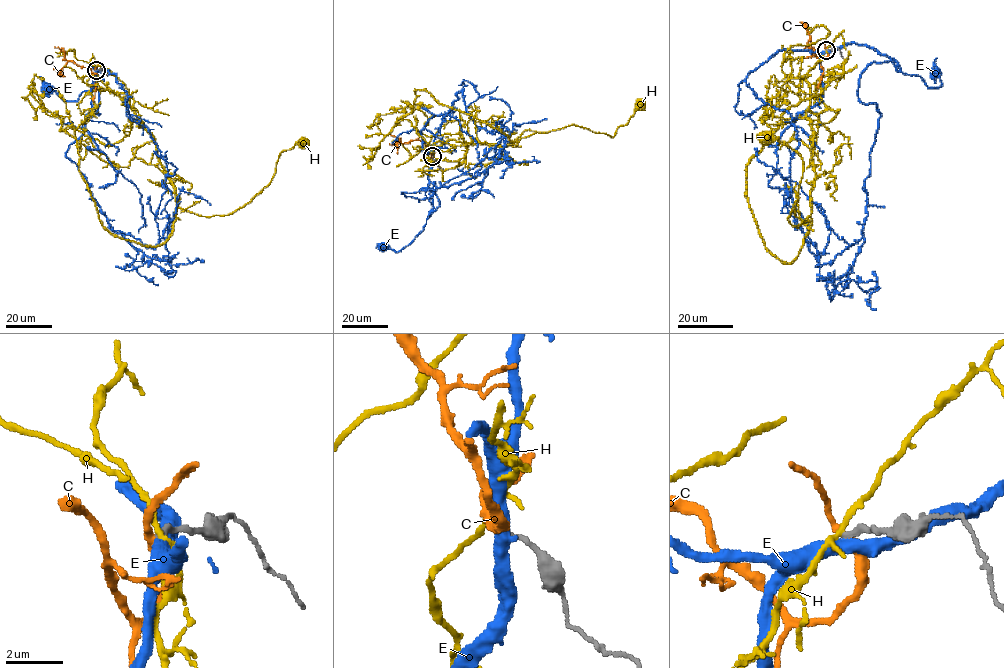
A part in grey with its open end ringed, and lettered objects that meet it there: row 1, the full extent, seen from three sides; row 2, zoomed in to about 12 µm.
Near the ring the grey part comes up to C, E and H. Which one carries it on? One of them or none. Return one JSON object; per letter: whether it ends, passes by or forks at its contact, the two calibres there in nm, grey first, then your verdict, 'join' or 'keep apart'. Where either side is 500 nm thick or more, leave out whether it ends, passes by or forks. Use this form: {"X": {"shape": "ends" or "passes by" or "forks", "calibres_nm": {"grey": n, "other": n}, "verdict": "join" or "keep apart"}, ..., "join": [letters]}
{"C": {"shape": "passes by", "calibres_nm": {"grey": 240, "other": 320}, "verdict": "keep apart"}, "E": {"shape": "passes by", "calibres_nm": {"grey": 240, "other": 440}, "verdict": "keep apart"}, "H": {"shape": "forks", "calibres_nm": {"grey": 240, "other": 150}, "verdict": "keep apart"}, "join": []}

